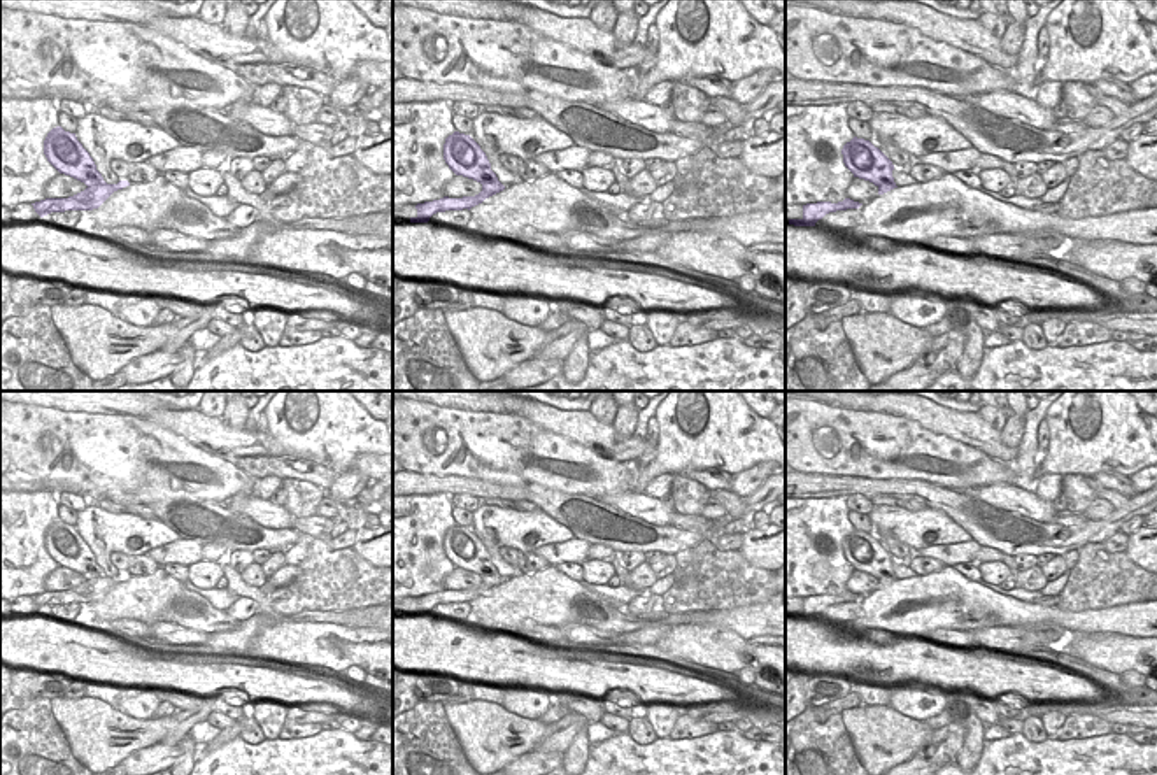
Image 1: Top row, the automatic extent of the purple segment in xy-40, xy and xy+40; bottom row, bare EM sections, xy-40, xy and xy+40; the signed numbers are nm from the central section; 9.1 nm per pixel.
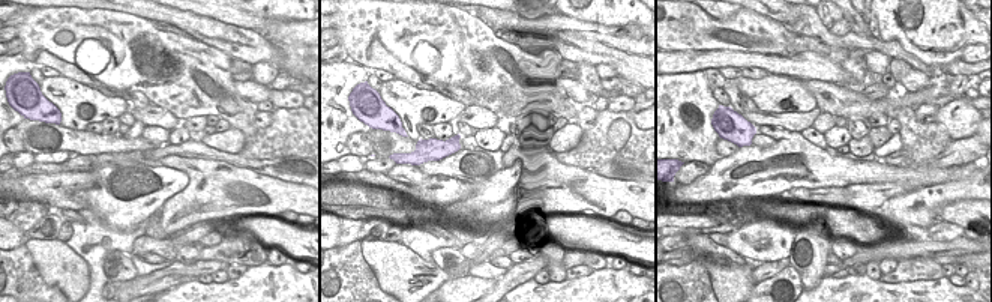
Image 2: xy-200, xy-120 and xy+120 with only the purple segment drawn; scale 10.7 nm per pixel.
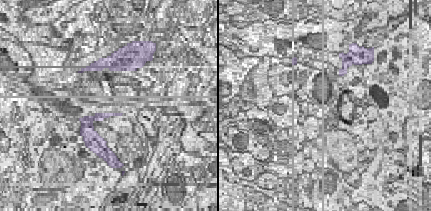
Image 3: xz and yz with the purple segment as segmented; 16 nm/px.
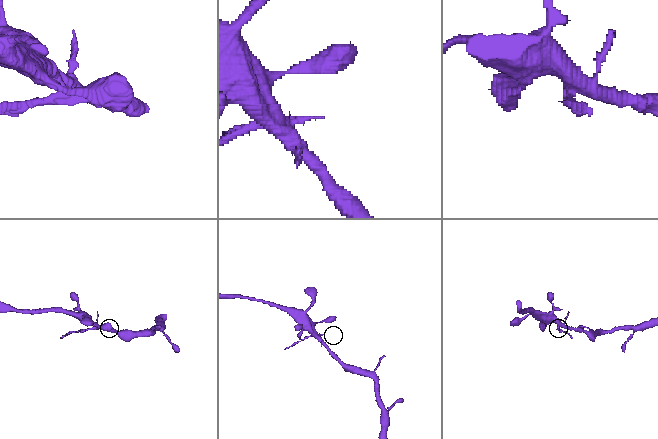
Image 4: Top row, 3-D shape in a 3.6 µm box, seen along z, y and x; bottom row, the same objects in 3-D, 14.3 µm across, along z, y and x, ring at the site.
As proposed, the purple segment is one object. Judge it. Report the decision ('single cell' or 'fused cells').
fused cells

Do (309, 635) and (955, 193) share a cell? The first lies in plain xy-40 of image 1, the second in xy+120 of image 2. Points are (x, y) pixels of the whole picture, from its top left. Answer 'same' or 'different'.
different

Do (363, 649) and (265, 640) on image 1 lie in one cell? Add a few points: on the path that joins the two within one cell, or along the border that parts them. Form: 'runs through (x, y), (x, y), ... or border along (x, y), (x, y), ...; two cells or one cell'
runs through (339, 658), (326, 646), (290, 640); one cell

